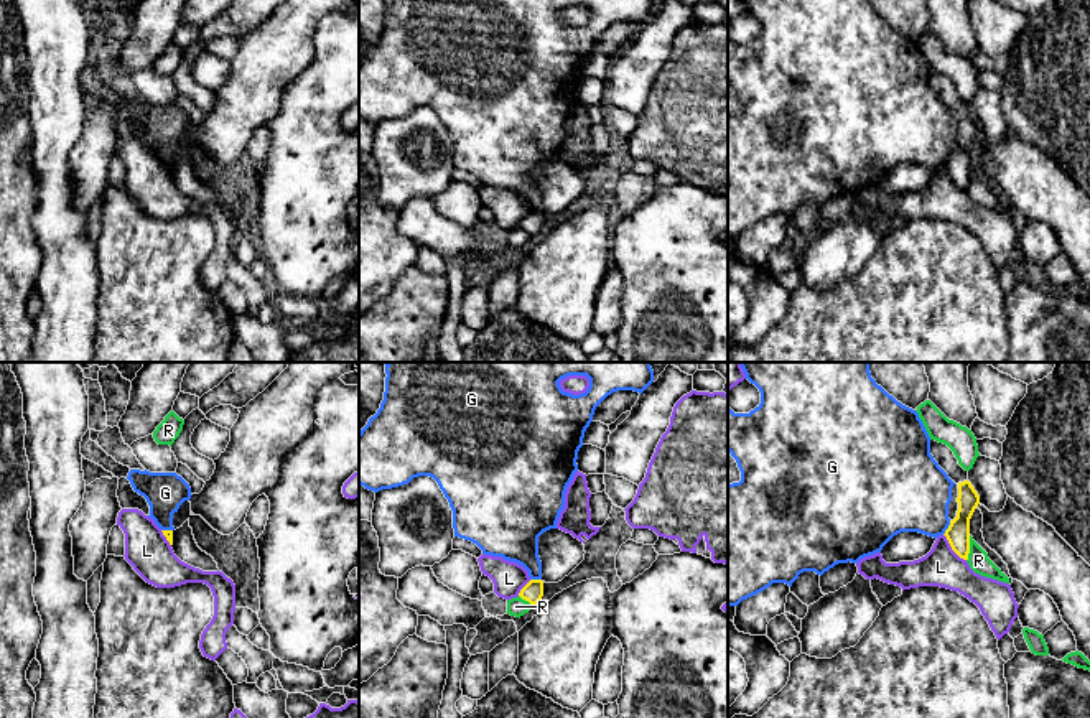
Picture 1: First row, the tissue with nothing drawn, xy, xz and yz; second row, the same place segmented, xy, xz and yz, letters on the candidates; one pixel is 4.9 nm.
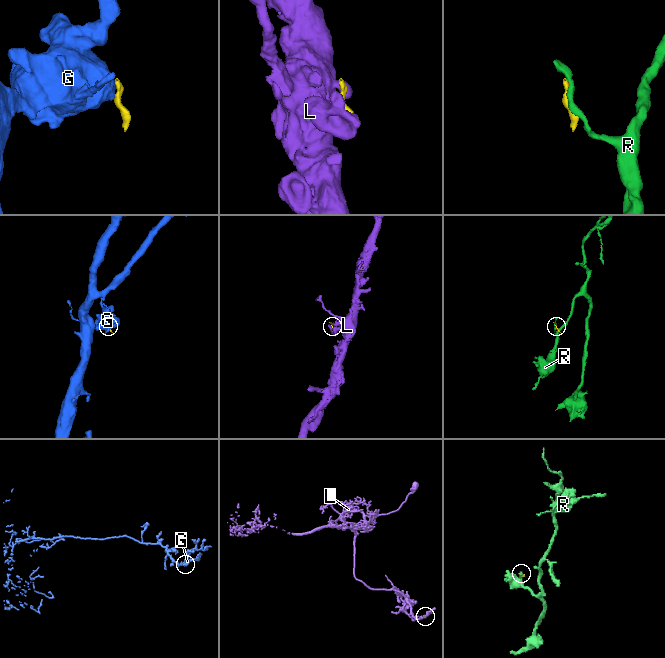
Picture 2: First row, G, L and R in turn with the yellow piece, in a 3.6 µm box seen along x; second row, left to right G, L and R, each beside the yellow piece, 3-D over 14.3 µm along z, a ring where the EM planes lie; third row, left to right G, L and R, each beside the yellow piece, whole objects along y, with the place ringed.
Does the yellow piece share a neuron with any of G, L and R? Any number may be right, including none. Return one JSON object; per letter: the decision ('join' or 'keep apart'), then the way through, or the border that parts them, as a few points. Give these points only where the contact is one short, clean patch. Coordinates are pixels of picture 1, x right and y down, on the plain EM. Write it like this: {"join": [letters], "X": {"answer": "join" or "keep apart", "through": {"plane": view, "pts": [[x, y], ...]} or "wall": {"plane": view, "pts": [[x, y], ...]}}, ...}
{"join": [], "G": {"answer": "keep apart"}, "L": {"answer": "keep apart"}, "R": {"answer": "keep apart"}}

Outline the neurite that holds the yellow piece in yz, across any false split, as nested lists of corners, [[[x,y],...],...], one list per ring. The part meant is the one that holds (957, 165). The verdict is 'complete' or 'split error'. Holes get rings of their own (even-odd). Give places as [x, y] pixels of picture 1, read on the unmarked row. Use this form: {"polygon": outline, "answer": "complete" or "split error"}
{"polygon": [[[970,112],[958,114],[958,142],[957,148],[950,152],[945,168],[952,181],[963,191],[970,184],[970,150],[980,135],[980,127]]], "answer": "complete"}

